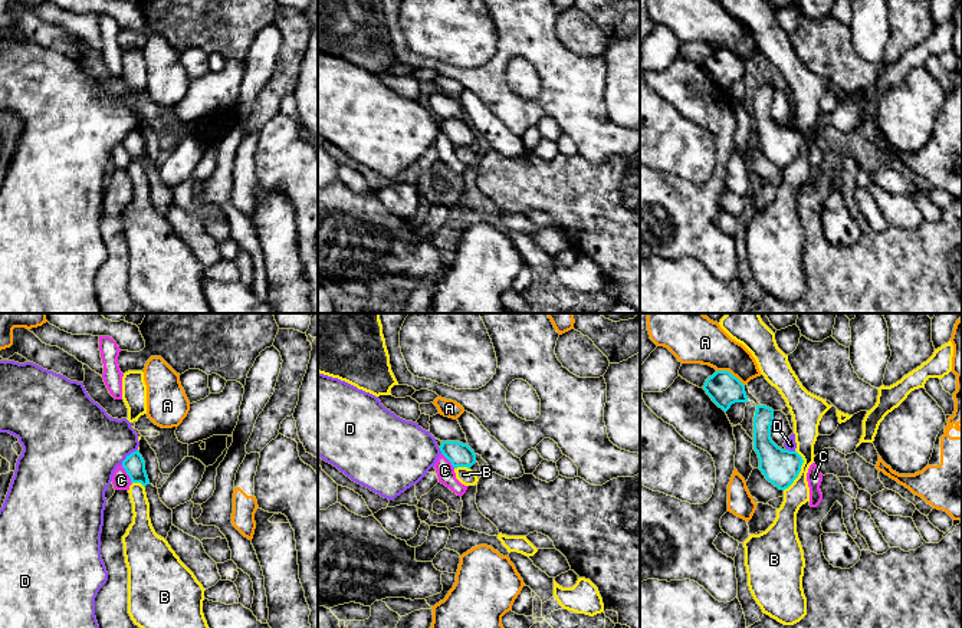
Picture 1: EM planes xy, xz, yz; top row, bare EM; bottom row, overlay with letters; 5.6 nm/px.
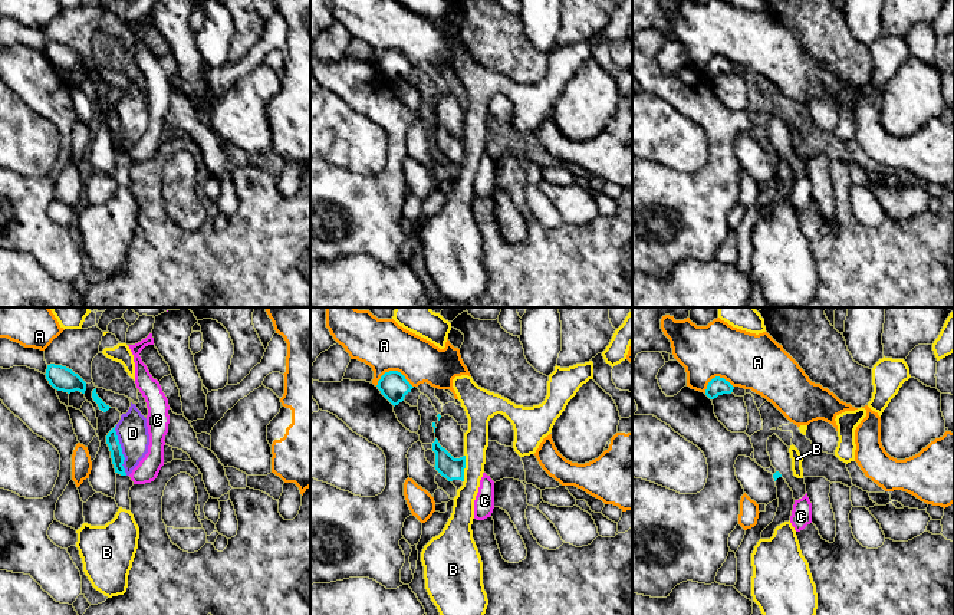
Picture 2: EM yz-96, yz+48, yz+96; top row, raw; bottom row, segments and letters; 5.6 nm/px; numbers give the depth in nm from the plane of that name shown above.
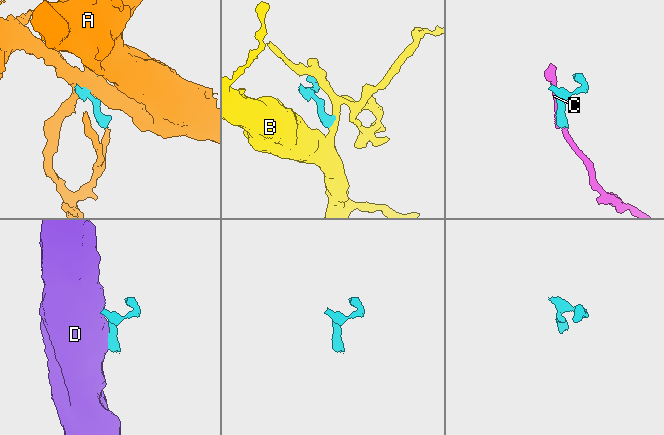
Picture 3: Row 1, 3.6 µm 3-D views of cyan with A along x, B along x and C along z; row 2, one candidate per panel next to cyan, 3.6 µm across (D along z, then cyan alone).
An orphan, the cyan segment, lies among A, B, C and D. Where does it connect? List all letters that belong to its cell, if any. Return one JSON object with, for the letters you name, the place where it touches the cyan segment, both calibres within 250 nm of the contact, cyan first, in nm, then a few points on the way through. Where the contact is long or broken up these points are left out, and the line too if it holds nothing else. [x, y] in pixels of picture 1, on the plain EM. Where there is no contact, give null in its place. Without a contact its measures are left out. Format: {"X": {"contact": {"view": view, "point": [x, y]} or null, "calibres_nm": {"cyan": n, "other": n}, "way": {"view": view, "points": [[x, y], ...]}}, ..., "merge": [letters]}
{"merge": []}

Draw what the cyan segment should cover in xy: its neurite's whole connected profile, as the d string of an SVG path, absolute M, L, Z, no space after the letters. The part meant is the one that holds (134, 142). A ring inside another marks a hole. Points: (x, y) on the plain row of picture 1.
M134 129L122 139L122 145L131 157L131 161L141 161L145 165L150 181L150 197L155 211L167 217L173 204L173 188L160 177L158 167L154 165L145 149L145 139L139 129Z

